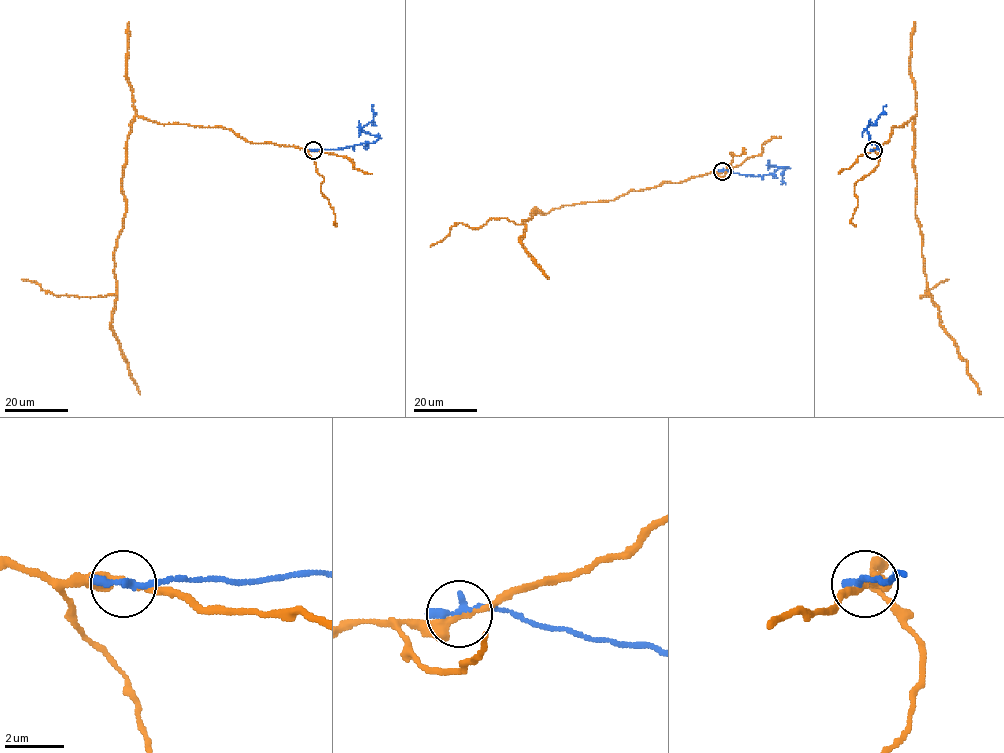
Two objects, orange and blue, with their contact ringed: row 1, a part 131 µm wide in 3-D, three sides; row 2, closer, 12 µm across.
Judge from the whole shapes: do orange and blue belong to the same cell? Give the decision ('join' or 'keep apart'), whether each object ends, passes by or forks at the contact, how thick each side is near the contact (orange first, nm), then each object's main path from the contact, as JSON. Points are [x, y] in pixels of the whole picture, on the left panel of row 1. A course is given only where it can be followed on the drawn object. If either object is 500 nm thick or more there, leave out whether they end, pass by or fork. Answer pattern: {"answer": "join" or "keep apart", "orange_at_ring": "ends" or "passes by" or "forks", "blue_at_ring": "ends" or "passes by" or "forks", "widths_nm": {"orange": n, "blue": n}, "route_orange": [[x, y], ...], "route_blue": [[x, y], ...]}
{"answer": "keep apart", "orange_at_ring": "passes by", "blue_at_ring": "ends", "widths_nm": {"orange": 280, "blue": 360}, "route_orange": [[314, 150], [246, 141], [220, 127], [134, 118], [122, 182], [126, 214], [114, 252], [111, 329], [140, 394]], "route_blue": [[314, 150], [375, 142], [377, 137], [361, 128], [373, 120], [374, 123], [372, 105]]}

